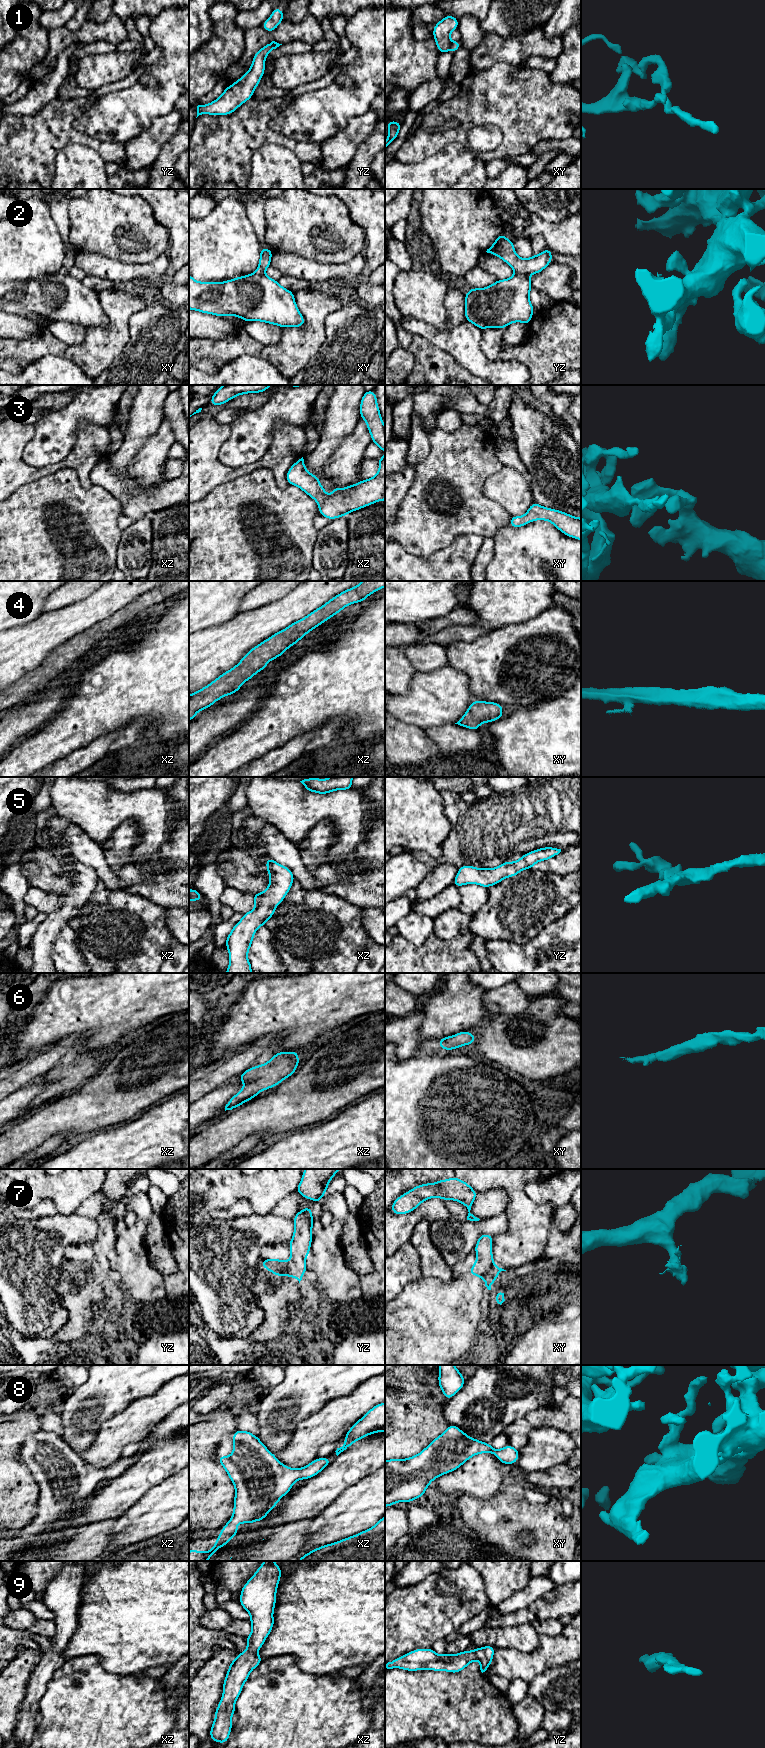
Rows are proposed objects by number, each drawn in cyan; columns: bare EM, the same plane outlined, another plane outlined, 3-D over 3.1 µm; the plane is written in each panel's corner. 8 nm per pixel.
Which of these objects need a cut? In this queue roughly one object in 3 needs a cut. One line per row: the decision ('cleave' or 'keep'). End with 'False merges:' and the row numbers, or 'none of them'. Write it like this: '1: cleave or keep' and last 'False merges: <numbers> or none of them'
1: cleave
2: keep
3: keep
4: keep
5: keep
6: keep
7: keep
8: keep
9: keep
False merges: 1

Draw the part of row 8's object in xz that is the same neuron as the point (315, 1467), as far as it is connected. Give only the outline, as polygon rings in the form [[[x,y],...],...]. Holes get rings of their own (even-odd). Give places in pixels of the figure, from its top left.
[[[240,1430],[233,1433],[233,1453],[230,1456],[217,1457],[217,1459],[235,1487],[233,1515],[227,1524],[223,1526],[213,1547],[207,1552],[190,1550],[189,1561],[207,1561],[219,1548],[226,1546],[240,1532],[236,1527],[238,1523],[252,1524],[255,1521],[262,1521],[279,1500],[290,1492],[296,1481],[314,1477],[331,1463],[329,1457],[316,1458],[302,1468],[289,1468],[267,1449],[258,1436],[249,1431]]]

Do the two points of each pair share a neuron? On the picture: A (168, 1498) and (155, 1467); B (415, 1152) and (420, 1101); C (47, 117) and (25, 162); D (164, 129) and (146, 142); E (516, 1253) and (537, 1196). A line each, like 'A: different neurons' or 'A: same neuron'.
A: different neurons
B: same neuron
C: same neuron
D: same neuron
E: same neuron

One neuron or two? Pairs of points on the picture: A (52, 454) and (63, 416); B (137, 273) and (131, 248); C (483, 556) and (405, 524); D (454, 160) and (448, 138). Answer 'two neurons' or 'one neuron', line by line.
A: one neuron
B: two neurons
C: two neurons
D: two neurons

